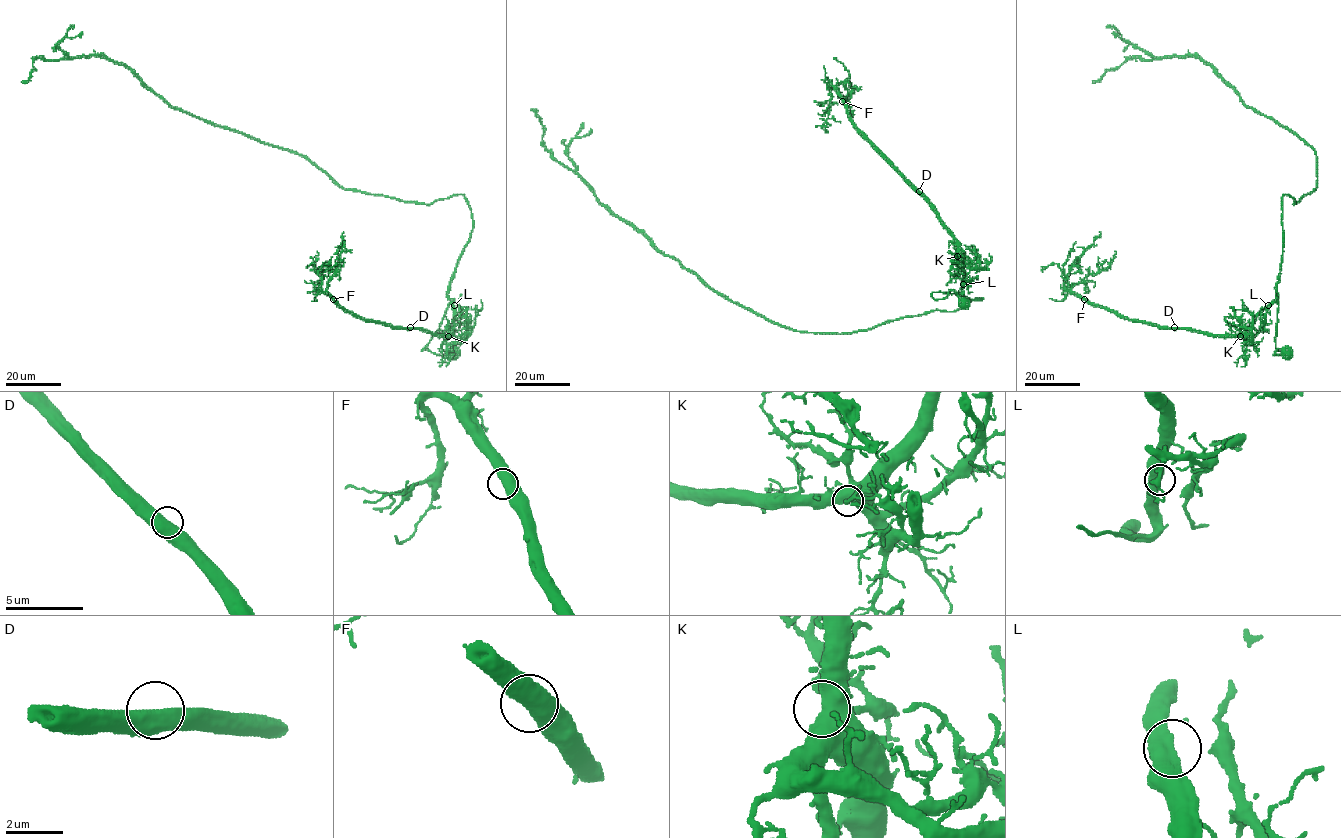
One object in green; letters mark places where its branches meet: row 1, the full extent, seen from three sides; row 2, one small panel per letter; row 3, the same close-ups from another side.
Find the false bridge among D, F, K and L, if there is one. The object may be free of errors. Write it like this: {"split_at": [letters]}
{"split_at": []}

